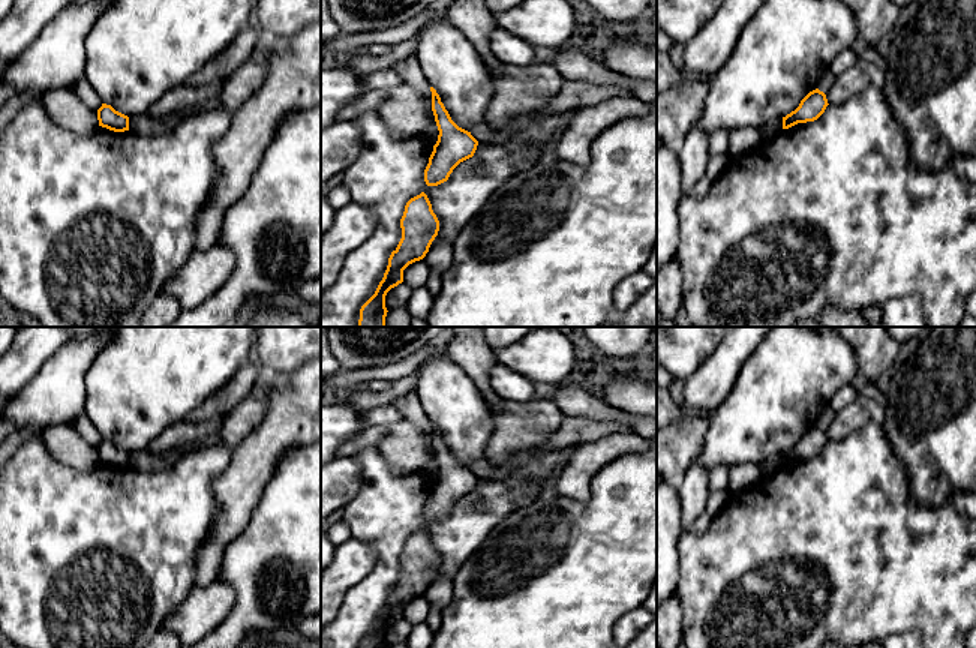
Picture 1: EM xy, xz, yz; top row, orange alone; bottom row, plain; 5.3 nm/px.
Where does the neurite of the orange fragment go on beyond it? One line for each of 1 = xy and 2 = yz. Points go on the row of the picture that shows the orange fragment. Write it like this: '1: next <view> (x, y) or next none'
1: next none
2: next none

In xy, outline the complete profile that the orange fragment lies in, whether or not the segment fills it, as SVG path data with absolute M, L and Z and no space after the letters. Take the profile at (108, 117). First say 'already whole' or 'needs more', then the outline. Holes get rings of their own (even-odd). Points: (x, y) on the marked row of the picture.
already whole; M102 104L97 110L99 126L114 132L129 130L129 117L115 111L111 105Z

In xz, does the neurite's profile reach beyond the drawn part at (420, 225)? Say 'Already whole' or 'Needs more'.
Already whole

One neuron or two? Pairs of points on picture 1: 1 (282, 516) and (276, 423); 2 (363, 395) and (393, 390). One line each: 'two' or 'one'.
1: two
2: one

